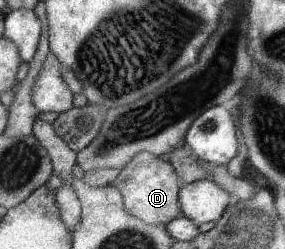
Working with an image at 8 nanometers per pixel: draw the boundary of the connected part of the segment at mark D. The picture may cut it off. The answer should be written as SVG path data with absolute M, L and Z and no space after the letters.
M146 151L139 152L125 168L119 171L119 176L112 185L121 190L125 198L125 208L139 220L146 224L171 223L171 220L183 216L181 204L181 184L175 174L174 166L166 157L157 157Z

